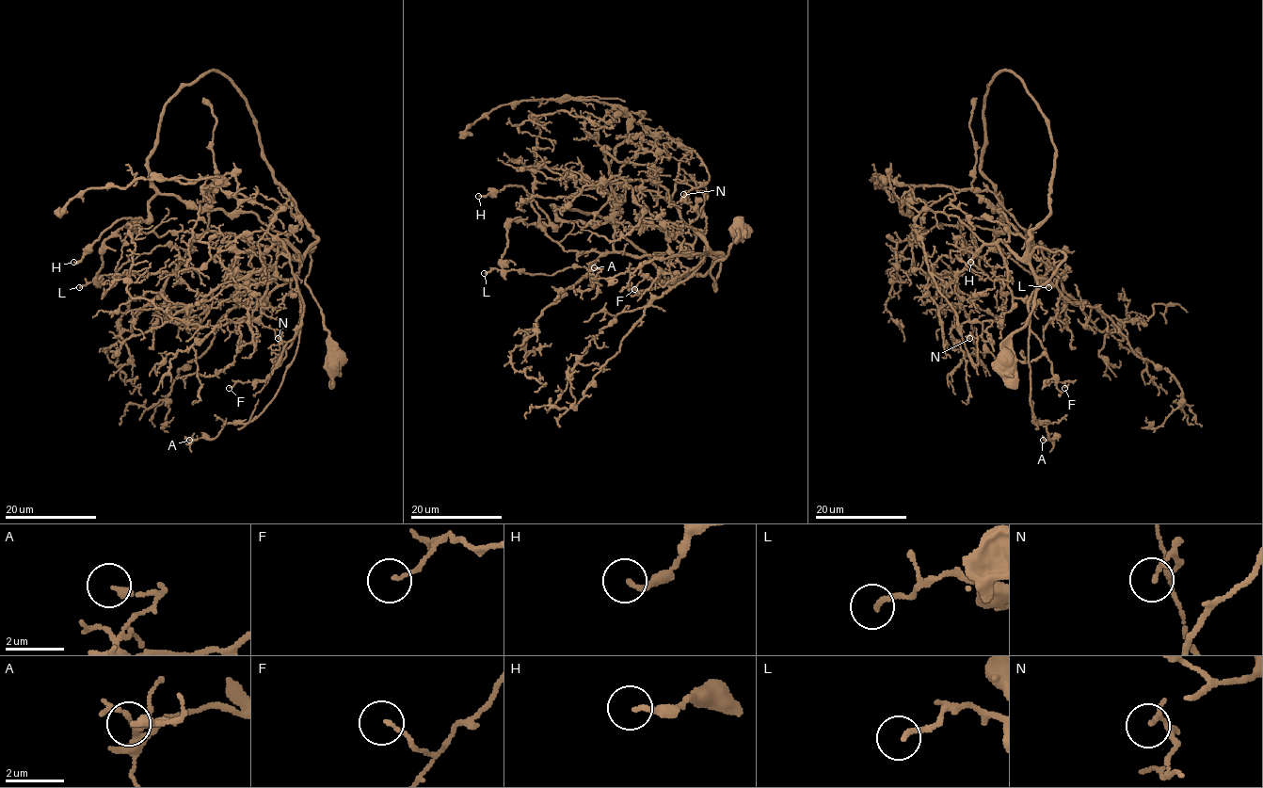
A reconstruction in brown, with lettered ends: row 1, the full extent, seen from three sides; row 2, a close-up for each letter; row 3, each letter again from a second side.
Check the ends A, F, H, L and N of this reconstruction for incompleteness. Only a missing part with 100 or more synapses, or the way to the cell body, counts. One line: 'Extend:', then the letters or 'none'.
Extend: none

